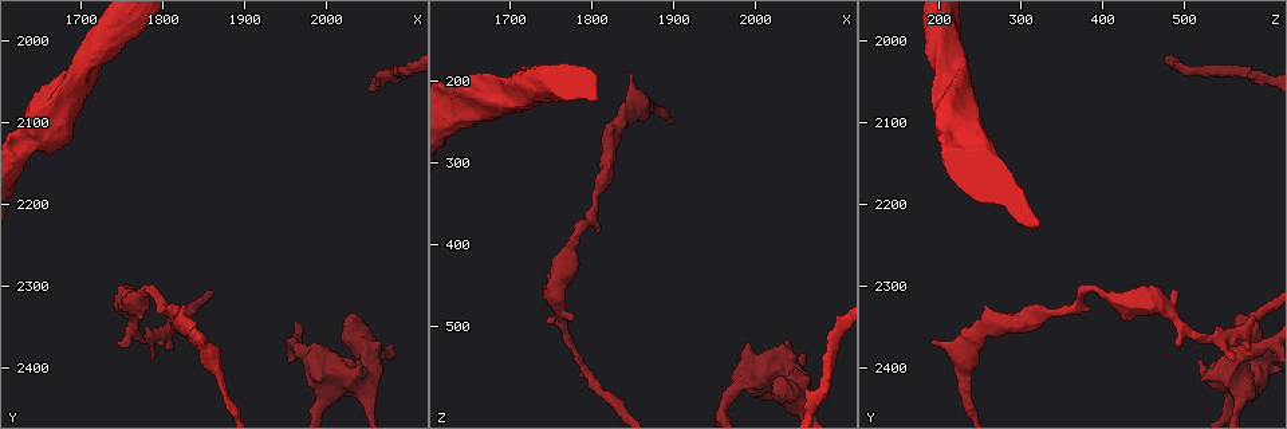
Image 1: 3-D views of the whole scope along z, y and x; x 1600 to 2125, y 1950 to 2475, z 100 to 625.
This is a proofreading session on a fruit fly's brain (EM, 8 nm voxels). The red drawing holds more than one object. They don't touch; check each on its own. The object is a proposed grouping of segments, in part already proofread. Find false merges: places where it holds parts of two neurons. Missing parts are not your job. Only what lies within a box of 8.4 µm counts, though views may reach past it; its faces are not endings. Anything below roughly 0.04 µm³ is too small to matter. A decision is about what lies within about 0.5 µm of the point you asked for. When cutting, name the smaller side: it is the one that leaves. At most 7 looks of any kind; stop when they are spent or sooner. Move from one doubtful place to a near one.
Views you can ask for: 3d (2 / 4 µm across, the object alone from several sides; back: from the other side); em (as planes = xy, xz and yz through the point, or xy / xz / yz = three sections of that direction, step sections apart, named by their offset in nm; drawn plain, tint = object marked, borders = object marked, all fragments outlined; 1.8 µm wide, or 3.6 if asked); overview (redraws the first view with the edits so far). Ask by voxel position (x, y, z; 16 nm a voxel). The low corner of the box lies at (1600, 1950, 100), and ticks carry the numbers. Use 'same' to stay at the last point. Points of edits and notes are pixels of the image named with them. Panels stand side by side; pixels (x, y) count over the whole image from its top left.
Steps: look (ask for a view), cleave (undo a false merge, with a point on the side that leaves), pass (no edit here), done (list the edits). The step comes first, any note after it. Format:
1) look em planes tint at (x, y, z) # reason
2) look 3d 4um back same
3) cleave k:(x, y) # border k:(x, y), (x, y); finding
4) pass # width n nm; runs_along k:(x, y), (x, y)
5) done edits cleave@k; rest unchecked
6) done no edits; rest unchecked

look em 3.6um planes tint at (1870, 2420, 230) # sudden change in width

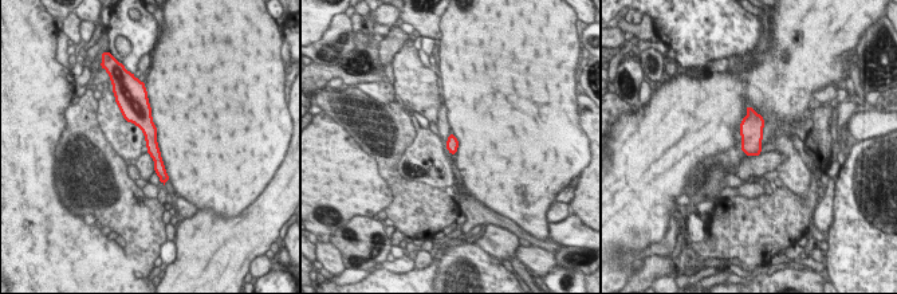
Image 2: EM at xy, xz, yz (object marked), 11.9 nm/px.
pass # width 160 nm; runs_along 2:(142, 106), (164, 179); one neuron here

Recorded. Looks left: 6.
look 3d 4um at (1760, 2335, 480) # sudden change in width

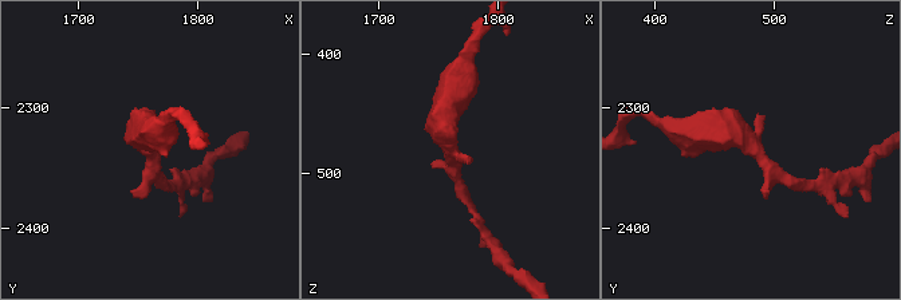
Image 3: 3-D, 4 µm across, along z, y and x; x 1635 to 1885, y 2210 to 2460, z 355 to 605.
look em xz step 16 tint at (1760, 2334, 484) # shape alone is not enough

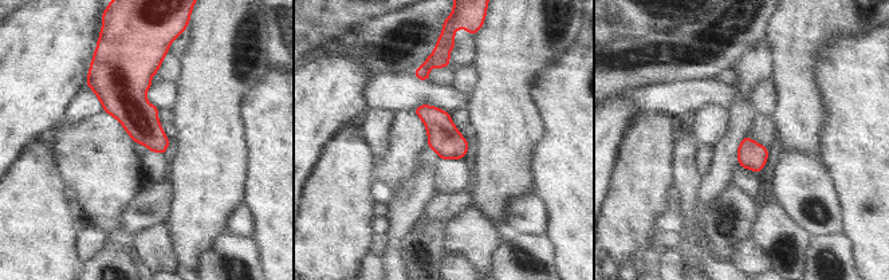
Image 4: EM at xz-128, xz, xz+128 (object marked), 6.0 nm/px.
look em yz step 8 tint same

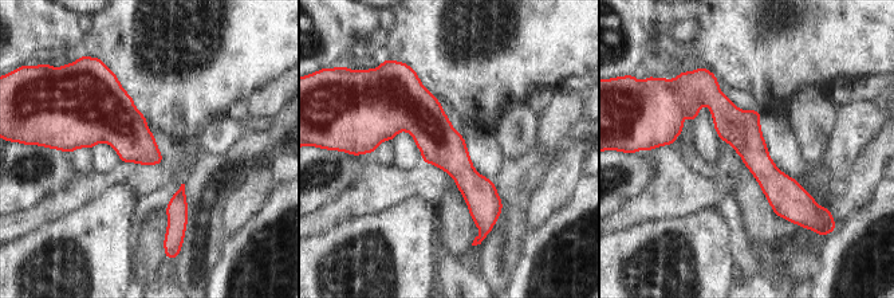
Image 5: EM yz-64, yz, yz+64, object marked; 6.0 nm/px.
pass # all the same neuron

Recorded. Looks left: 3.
look em 3.6um planes plain at (2005, 2420, 570)

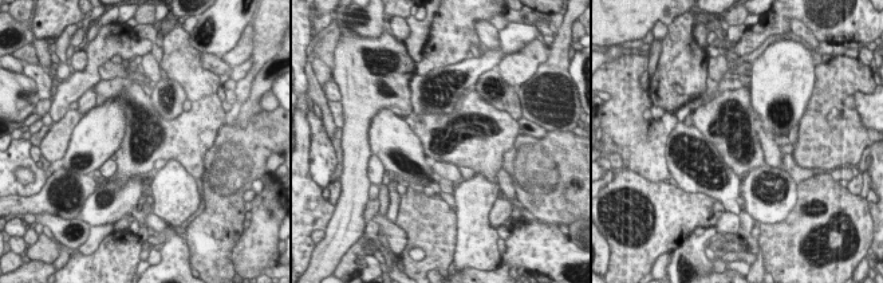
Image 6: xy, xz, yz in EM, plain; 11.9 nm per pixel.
look em 3.6um planes tint same # with the object marked

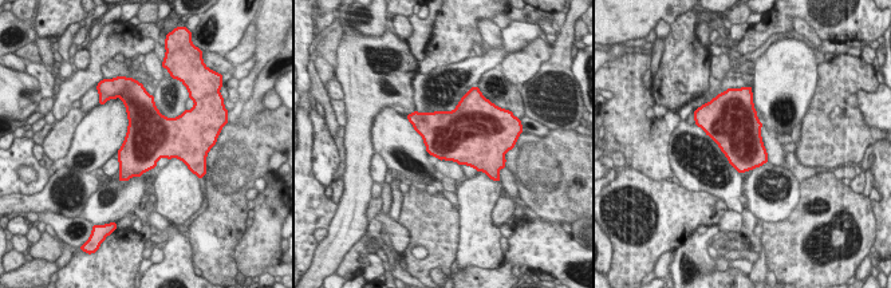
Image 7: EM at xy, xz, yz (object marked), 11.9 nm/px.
pass # width 550 nm; continuous, no second neuron

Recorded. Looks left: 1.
done no edits; rest unchecked

